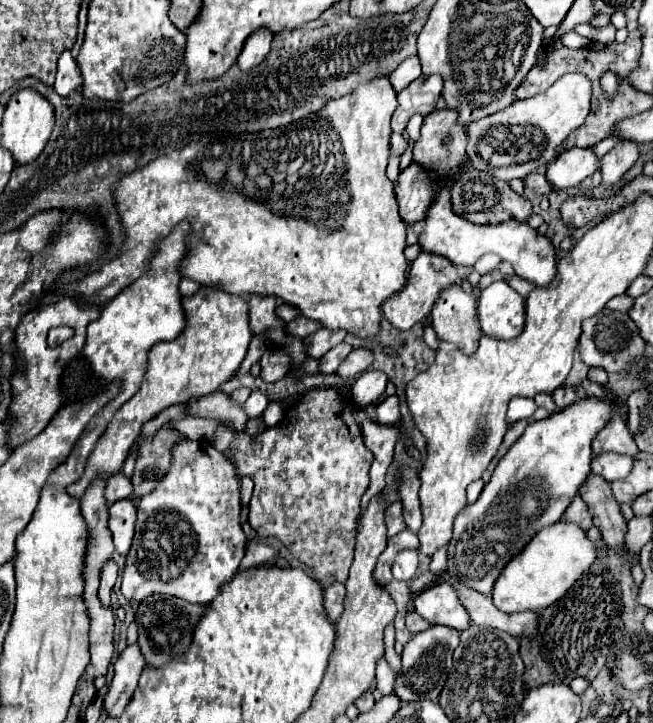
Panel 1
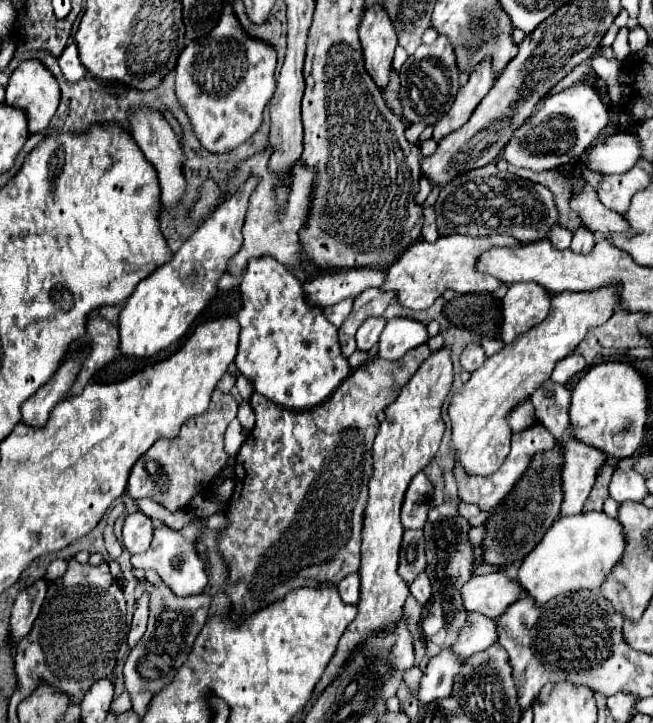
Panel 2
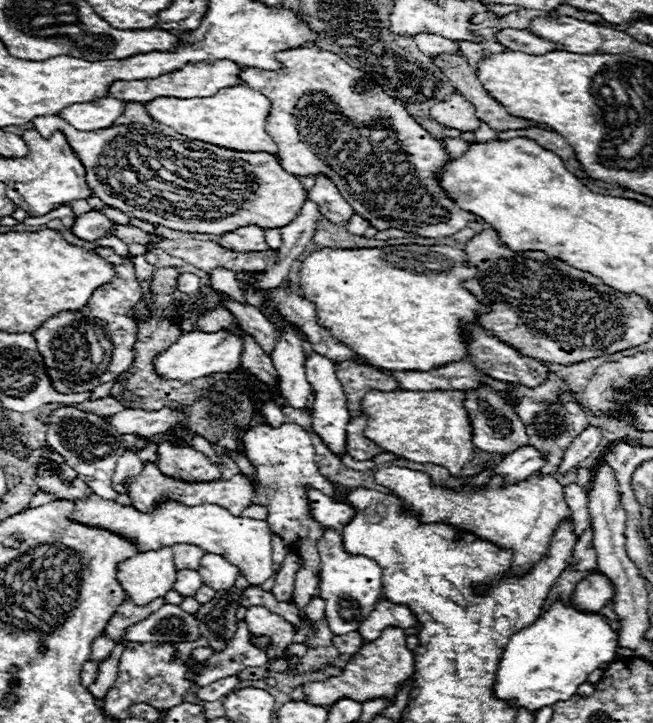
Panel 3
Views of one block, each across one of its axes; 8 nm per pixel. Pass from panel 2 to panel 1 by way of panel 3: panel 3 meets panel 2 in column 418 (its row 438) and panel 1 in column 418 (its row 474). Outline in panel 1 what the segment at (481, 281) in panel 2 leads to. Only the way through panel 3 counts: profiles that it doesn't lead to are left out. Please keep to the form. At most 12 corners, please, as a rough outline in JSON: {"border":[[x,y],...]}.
{"border":[[420,252],[406,286],[382,304],[384,318],[410,330],[454,284],[454,264]]}

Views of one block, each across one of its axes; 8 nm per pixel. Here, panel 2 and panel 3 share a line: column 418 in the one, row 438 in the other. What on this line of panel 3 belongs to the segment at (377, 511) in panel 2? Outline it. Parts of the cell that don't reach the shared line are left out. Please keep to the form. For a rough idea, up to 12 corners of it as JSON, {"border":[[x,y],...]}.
{"border":[[370,390],[364,436],[458,472],[472,458],[462,390]]}

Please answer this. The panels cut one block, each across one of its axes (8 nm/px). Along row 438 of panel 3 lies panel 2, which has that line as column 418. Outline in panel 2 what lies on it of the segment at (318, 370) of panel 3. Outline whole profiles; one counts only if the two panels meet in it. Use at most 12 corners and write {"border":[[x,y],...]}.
{"border":[[408,318],[386,322],[378,356],[402,358],[428,340],[426,326]]}

